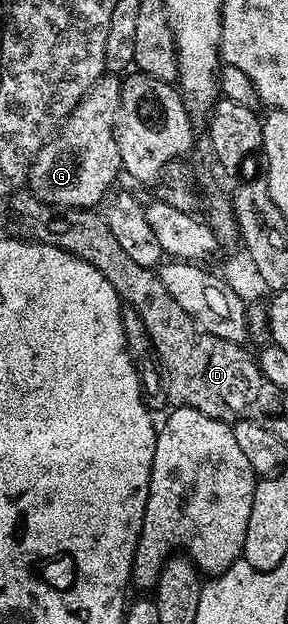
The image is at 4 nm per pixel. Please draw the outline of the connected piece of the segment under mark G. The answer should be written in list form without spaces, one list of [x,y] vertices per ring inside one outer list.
[[[111,72],[101,74],[98,81],[88,89],[86,96],[73,108],[64,125],[51,135],[44,147],[36,153],[36,159],[28,169],[26,186],[37,200],[57,208],[65,206],[83,210],[99,207],[99,202],[105,201],[104,193],[111,188],[112,181],[122,174],[120,153],[116,143],[116,113],[120,107],[121,85],[121,79],[117,75]]]

